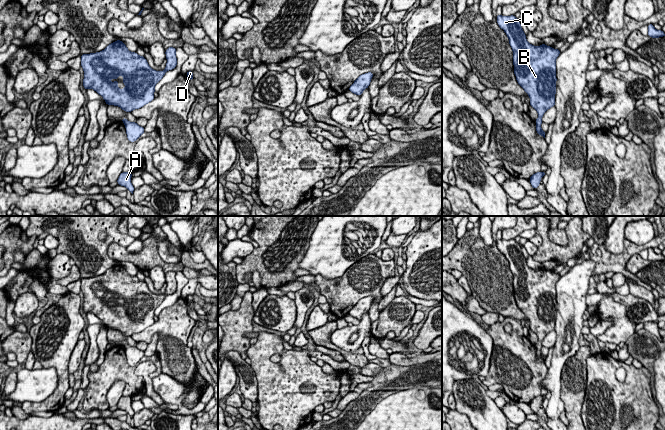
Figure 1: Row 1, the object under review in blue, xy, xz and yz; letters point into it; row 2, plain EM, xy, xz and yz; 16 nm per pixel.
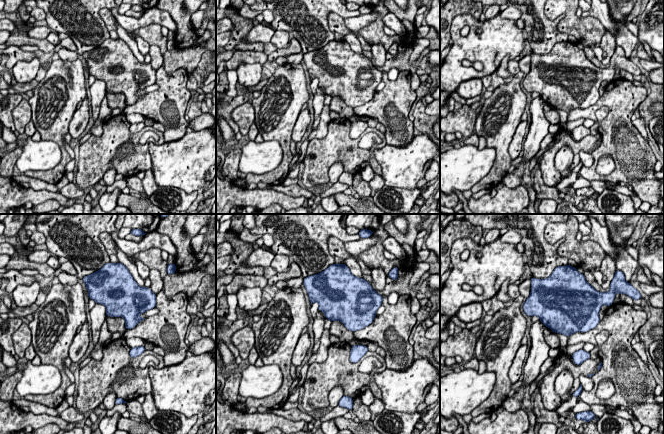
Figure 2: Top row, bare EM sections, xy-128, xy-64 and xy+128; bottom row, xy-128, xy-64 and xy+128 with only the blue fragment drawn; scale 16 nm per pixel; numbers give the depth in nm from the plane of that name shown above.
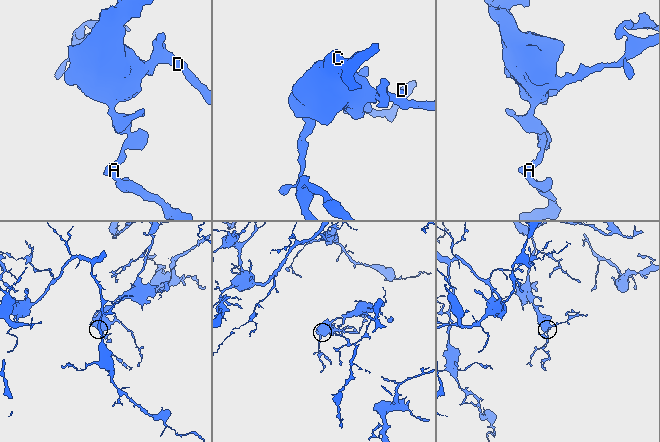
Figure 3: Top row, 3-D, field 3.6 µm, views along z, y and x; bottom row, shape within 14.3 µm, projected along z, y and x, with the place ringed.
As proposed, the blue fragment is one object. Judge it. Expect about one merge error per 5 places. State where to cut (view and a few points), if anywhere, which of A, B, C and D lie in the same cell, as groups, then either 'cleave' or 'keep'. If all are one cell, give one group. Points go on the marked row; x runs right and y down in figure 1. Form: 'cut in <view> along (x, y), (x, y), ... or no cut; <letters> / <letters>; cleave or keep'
no cut; A B C D; keep

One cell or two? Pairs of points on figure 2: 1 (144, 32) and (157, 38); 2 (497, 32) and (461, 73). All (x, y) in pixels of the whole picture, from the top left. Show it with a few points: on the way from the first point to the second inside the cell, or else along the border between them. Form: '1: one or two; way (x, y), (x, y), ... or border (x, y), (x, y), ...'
1: one; way (147, 33), (154, 37)
2: one; way (484, 45), (482, 47), (470, 47), (457, 60)

